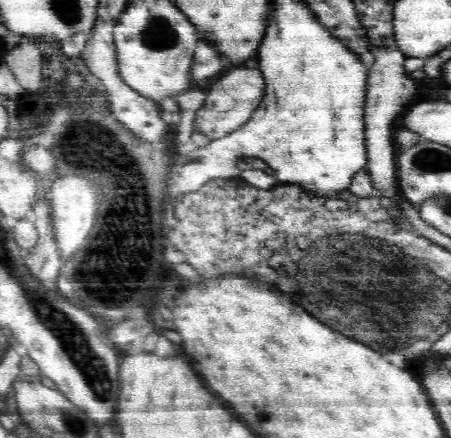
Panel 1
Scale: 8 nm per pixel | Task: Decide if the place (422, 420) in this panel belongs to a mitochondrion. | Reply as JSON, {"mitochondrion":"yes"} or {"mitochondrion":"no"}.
{"mitochondrion":"no"}

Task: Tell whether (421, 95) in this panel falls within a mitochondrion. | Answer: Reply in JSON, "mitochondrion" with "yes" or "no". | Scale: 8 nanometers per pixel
{"mitochondrion":"no"}

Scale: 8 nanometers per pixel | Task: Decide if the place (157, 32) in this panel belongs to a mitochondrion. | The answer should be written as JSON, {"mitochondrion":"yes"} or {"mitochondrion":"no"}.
{"mitochondrion":"yes"}

